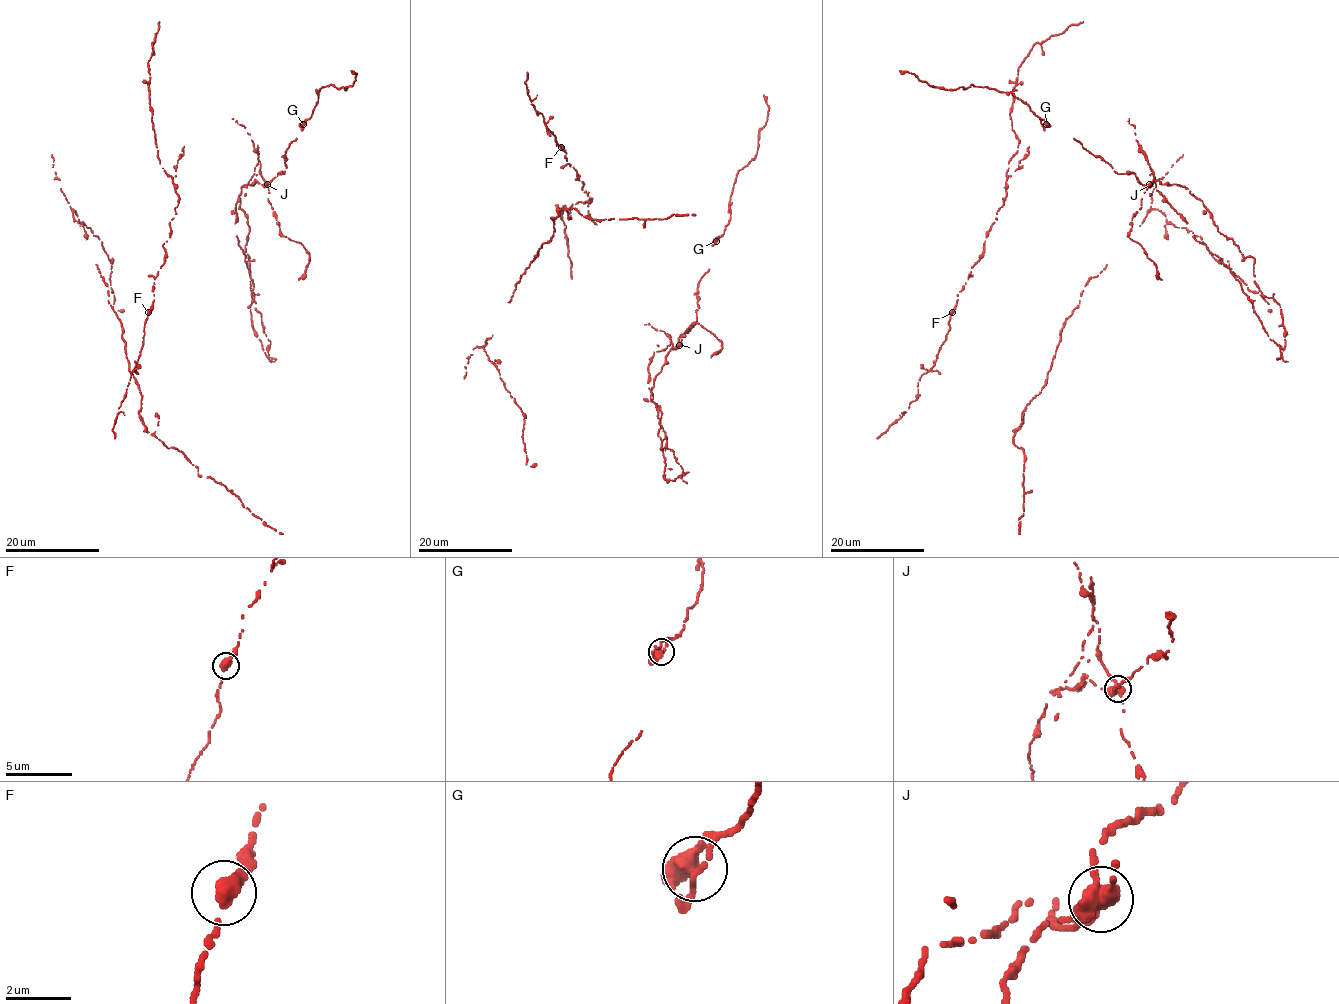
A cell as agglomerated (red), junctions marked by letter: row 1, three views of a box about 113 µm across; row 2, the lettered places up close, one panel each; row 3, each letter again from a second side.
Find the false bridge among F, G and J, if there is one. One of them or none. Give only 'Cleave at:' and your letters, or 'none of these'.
Cleave at: J

